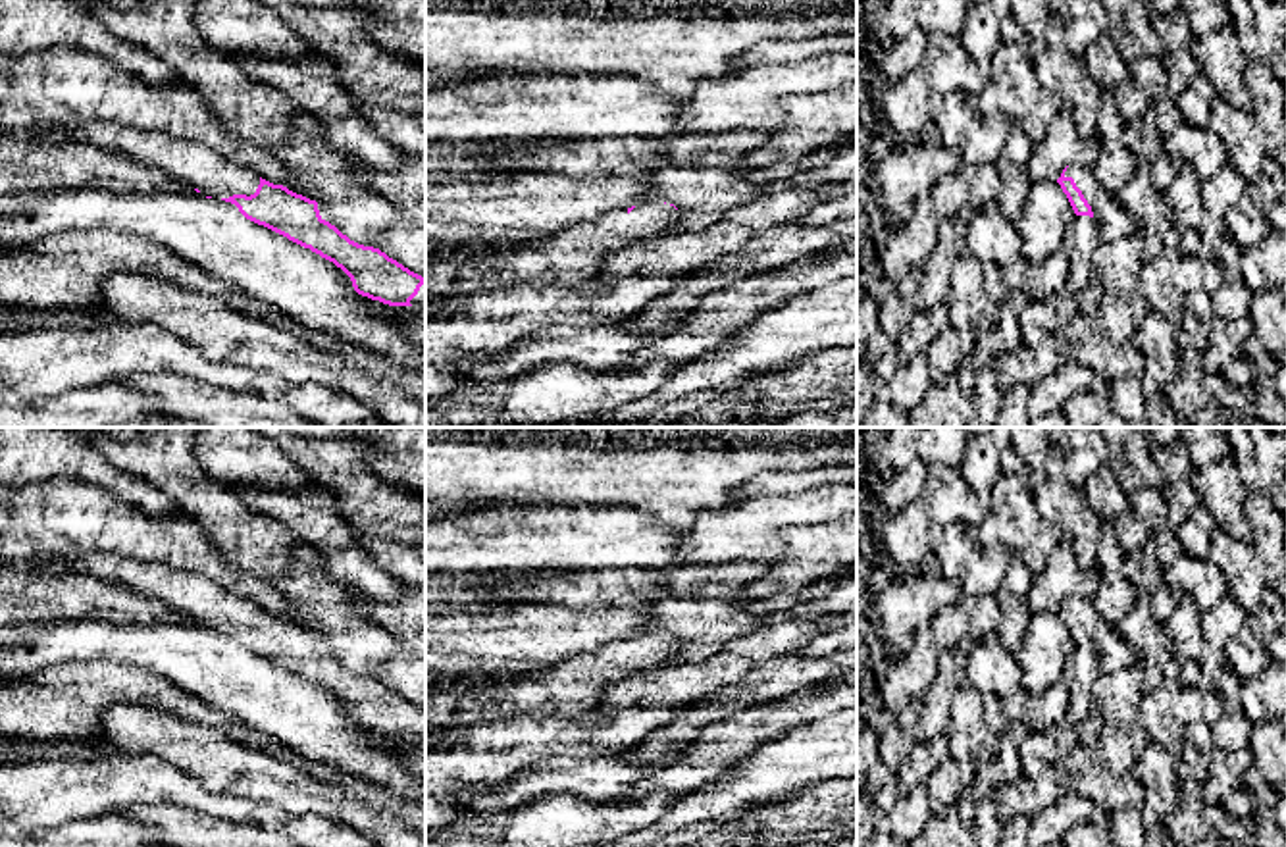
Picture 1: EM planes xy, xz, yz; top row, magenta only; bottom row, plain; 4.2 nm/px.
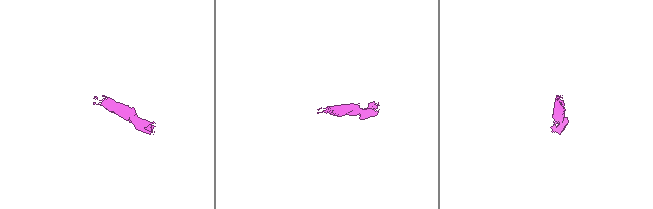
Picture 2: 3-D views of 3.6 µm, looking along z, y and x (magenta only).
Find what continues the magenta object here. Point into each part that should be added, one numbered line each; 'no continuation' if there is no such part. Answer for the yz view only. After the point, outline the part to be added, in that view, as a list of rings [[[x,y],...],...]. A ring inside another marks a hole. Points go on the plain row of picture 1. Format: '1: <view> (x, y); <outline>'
1: yz (1113, 651); [[[1068,597],[1065,608],[1072,608],[1084,629],[1092,637],[1093,653],[1099,668],[1105,674],[1119,672],[1140,662],[1136,649],[1109,626],[1097,612],[1092,601]]]

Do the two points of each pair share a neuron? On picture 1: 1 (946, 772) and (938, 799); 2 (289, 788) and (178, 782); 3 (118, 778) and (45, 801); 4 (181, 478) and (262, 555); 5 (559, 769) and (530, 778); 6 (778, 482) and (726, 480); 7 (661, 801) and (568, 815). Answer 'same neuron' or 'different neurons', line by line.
1: same neuron
2: different neurons
3: same neuron
4: same neuron
5: same neuron
6: different neurons
7: same neuron

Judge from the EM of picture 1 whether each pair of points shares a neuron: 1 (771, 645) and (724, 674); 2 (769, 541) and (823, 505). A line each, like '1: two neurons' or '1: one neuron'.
1: one neuron
2: one neuron

